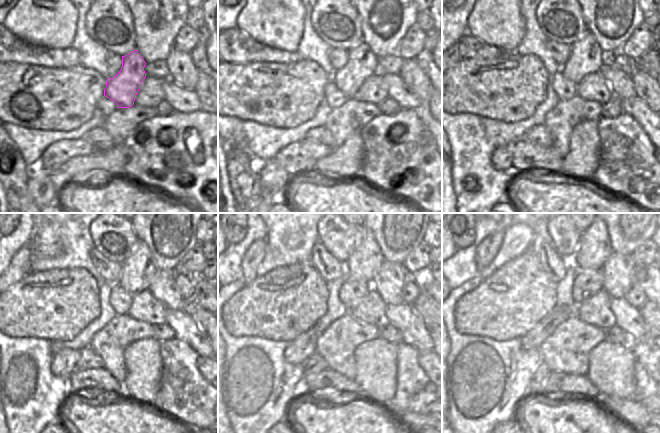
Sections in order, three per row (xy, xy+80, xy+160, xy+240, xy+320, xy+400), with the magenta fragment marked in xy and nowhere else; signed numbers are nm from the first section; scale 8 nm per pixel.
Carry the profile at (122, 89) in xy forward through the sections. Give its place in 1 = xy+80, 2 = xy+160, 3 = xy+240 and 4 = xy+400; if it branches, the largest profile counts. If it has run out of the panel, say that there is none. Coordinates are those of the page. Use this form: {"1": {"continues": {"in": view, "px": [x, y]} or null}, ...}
{"1": {"continues": {"in": "xy+80", "px": [362, 63]}}, "2": {"continues": {"in": "xy+160", "px": [586, 57]}}, "3": {"continues": {"in": "xy+240", "px": [139, 270]}}, "4": {"continues": {"in": "xy+400", "px": [594, 249]}}}

